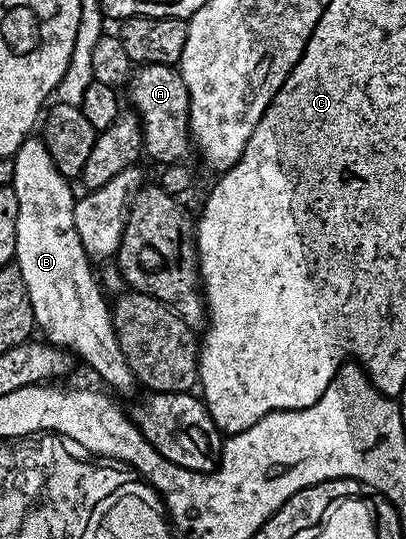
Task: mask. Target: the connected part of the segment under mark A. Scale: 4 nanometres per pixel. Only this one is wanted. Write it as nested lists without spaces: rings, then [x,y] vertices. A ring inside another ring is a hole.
[[[141,64],[132,73],[126,85],[131,107],[140,117],[144,135],[144,156],[157,160],[160,166],[176,166],[193,151],[192,137],[188,135],[187,116],[190,114],[190,94],[182,82],[179,67],[170,64]]]

